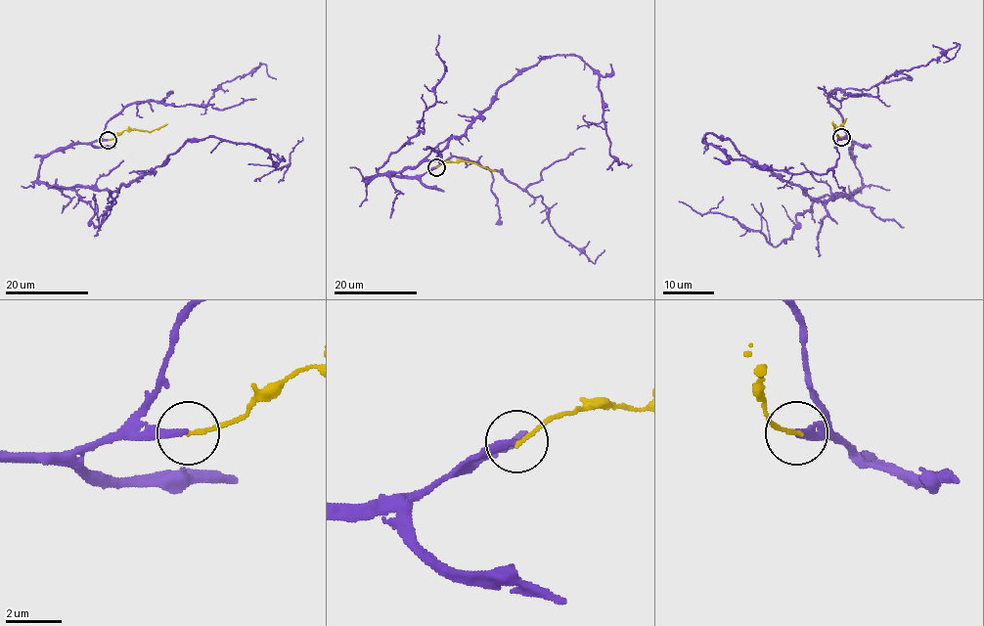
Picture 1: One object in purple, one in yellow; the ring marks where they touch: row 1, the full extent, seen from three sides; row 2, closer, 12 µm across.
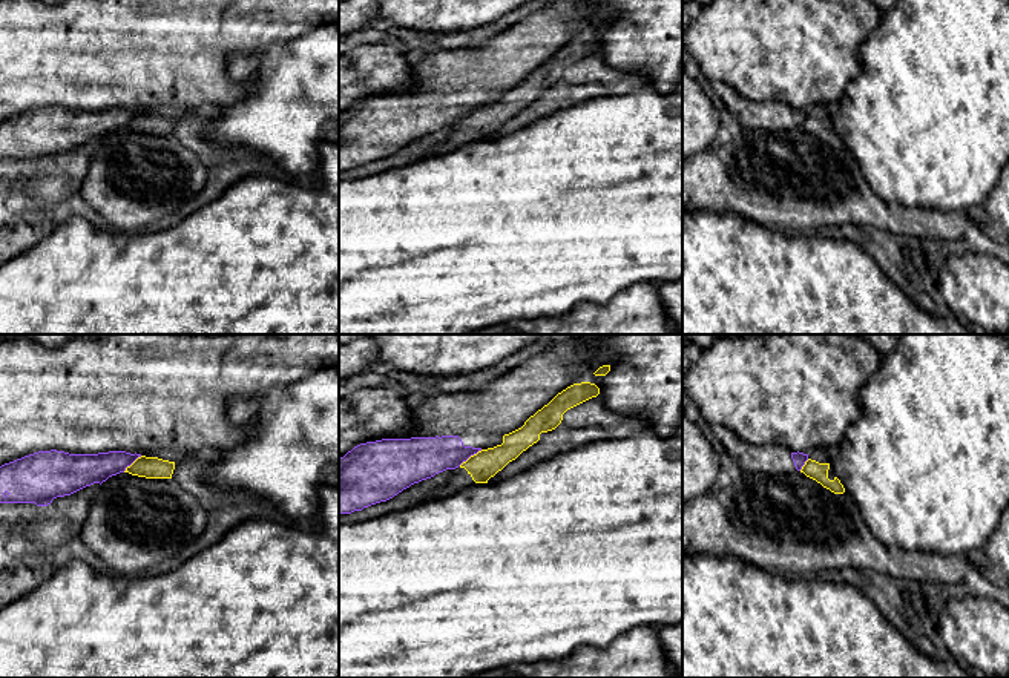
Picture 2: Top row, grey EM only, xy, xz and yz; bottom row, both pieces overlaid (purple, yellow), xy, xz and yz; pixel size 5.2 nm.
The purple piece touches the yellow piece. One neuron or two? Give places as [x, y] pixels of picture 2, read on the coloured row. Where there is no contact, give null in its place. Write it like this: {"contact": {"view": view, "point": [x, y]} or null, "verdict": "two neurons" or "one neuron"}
{"contact": {"view": "xz", "point": [469, 456]}, "verdict": "two neurons"}

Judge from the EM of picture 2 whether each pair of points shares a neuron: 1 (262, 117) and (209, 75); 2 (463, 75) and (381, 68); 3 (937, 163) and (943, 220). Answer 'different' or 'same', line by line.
1: different
2: different
3: different

